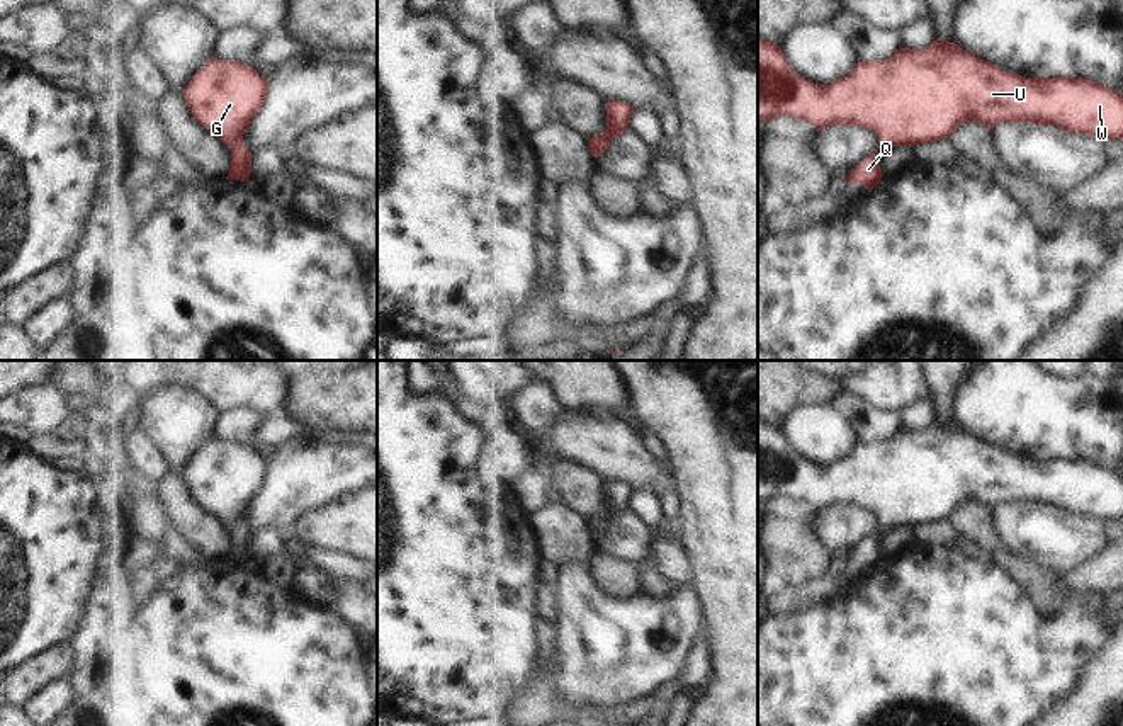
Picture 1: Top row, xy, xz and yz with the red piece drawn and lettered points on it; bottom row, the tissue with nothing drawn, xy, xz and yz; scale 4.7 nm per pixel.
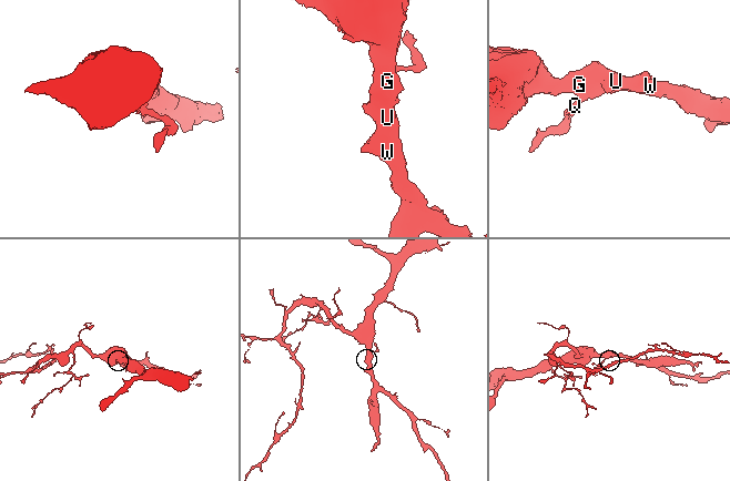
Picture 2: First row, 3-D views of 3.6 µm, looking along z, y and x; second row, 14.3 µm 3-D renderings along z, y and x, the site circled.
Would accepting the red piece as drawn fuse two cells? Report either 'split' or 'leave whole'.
leave whole

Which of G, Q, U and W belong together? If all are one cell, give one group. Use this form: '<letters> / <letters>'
G Q U W

